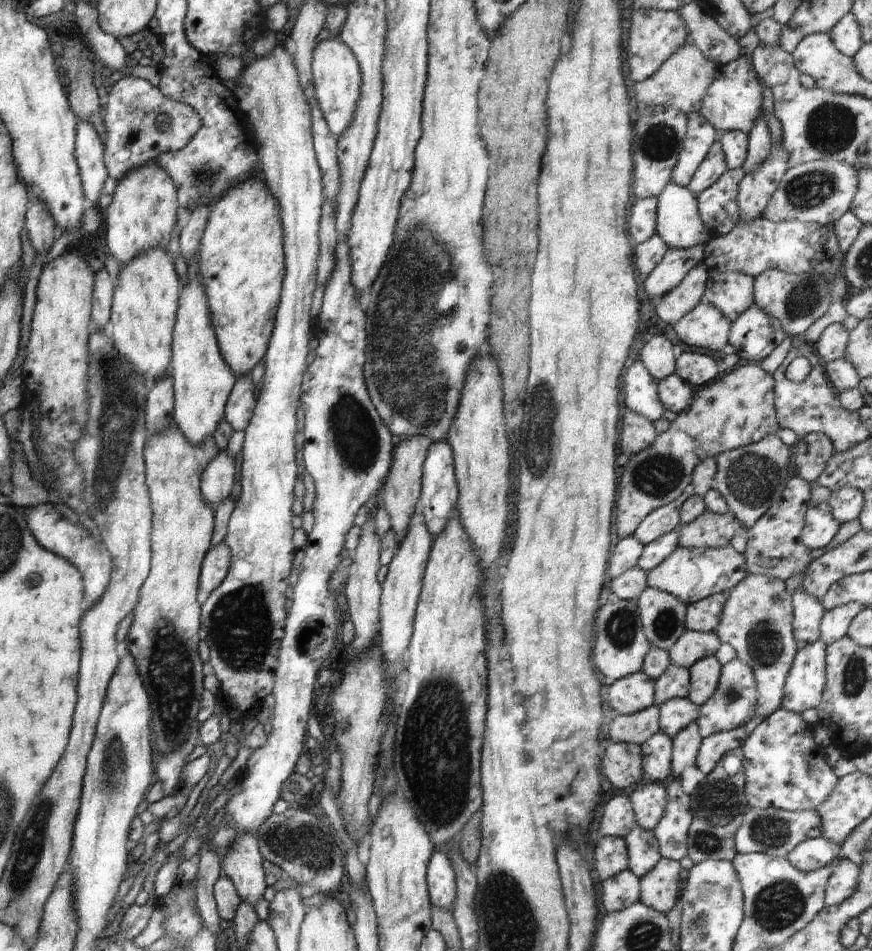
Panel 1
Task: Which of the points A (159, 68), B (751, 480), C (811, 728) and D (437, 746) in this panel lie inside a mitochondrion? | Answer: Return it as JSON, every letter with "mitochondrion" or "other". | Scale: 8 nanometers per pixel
{"A":"other","B":"mitochondrion","C":"other","D":"mitochondrion"}

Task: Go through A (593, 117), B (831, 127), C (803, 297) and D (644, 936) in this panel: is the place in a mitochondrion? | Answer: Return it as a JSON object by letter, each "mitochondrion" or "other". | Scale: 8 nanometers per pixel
{"A":"other","B":"mitochondrion","C":"mitochondrion","D":"mitochondrion"}

